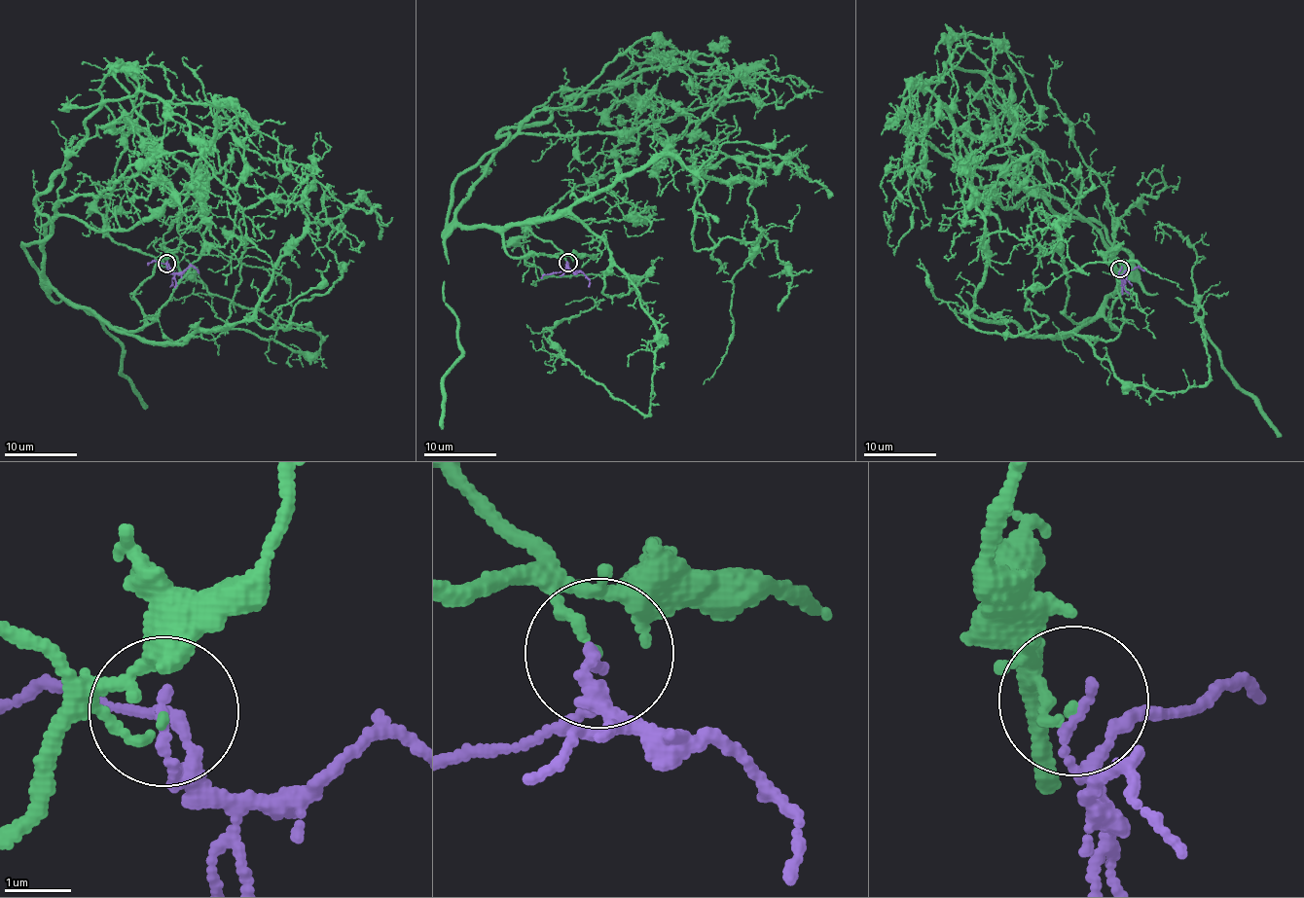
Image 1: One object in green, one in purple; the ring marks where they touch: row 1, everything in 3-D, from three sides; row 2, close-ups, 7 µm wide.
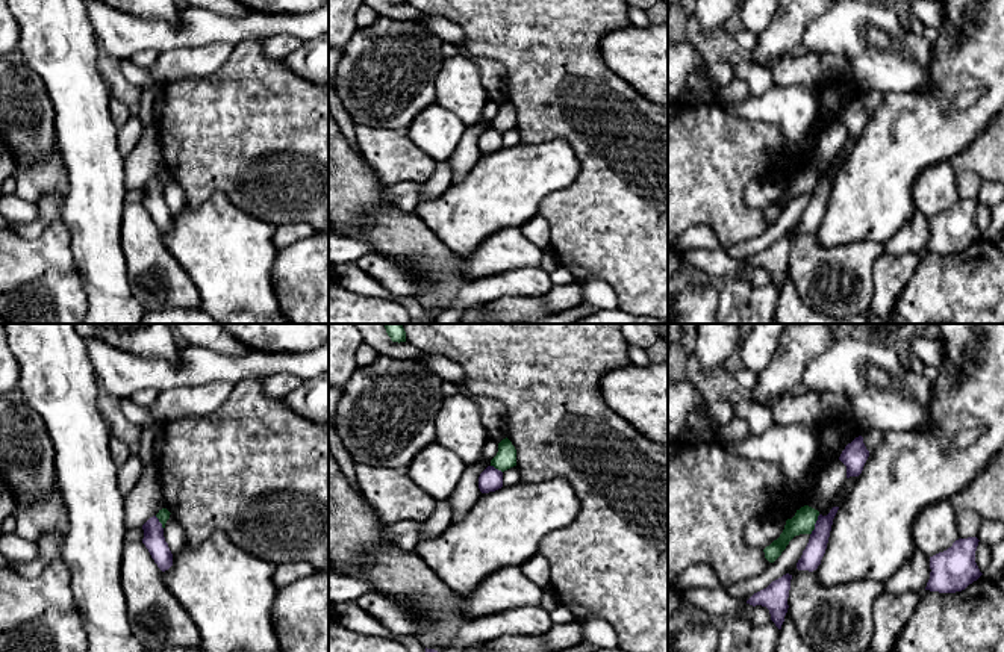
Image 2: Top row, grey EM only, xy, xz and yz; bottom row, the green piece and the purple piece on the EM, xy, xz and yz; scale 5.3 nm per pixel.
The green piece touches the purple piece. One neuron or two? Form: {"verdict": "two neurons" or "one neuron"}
{"verdict": "two neurons"}

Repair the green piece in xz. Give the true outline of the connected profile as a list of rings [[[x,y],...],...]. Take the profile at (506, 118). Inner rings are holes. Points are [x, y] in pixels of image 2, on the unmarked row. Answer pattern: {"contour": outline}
{"contour": [[[507,98],[498,104],[498,113],[491,121],[491,127],[501,133],[516,127],[516,110]]]}

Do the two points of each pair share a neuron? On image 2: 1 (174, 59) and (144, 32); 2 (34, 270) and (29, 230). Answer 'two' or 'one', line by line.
1: two
2: two

